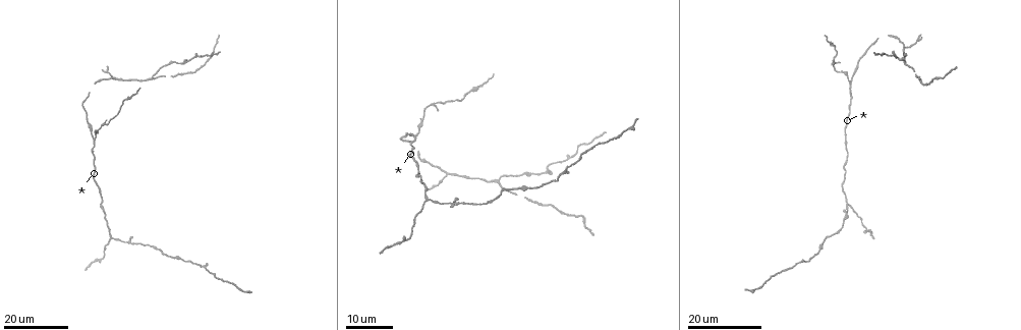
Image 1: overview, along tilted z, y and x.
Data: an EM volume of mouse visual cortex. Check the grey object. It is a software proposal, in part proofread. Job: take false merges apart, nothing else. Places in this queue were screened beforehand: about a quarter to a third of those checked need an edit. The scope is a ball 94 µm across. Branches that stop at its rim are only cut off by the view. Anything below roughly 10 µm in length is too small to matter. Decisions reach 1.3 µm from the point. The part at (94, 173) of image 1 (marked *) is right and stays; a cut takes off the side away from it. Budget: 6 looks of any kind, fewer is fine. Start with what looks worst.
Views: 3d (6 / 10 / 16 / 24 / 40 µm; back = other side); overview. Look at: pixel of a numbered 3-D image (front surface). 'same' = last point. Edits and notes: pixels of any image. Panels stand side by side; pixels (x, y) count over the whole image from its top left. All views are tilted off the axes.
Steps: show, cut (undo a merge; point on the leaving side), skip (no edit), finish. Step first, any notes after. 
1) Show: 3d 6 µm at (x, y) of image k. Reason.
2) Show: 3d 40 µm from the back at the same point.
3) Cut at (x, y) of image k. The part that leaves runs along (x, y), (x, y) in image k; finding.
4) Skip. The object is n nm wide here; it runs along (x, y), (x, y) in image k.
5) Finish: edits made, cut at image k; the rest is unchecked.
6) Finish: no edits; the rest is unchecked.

Show: 3d 24 µm at (413, 134) of image 1. Three arms meet.

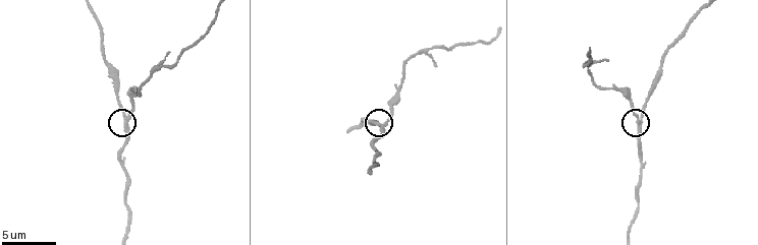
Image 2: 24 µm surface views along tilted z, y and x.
Show: 3d 10 µm at (126, 119) of image 2.

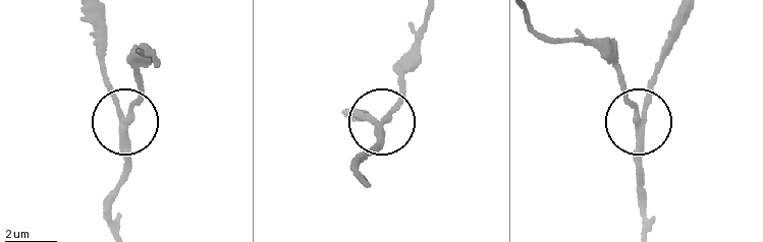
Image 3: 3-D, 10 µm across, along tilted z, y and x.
Show: 3d 6 µm at (126, 114) of image 3.

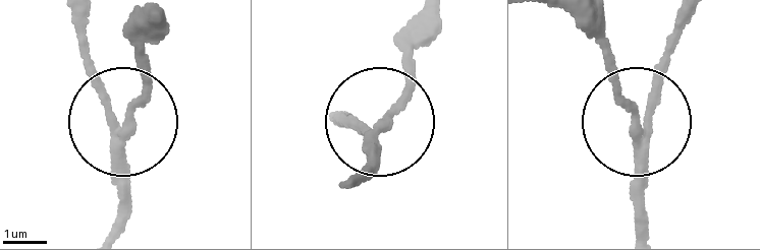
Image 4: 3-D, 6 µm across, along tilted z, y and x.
Cut at (144, 97) of image 4. The part that leaves runs along (120, 148), (148, 26) in image 4; two cells meet here.

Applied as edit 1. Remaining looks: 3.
Show: overview.

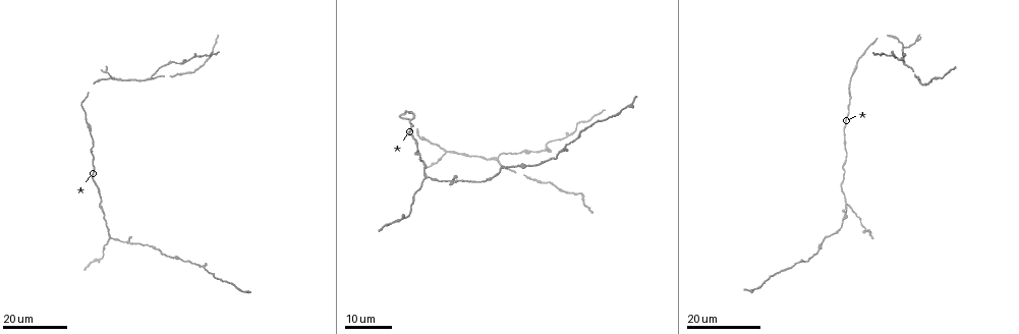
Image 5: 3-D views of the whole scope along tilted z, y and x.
Show: 3d 24 µm at (428, 177) of image 5. Three arms meet.

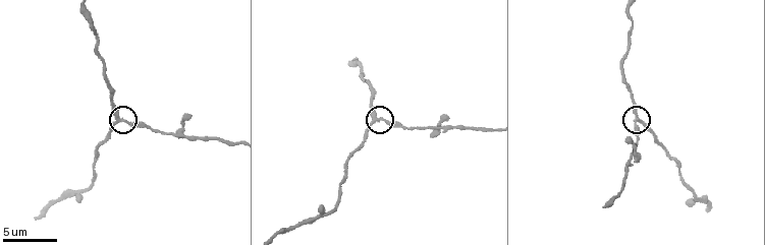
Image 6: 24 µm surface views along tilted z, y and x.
Show: 3d 10 µm at (375, 118) of image 6. Zoom in.

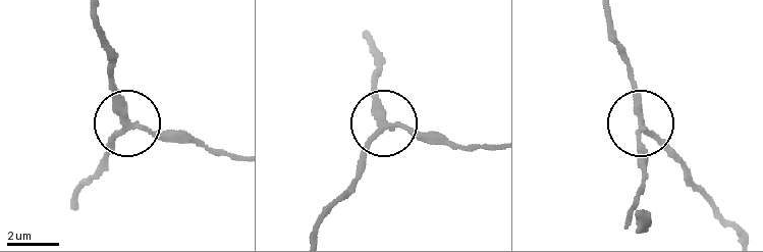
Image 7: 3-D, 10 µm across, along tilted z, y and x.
Skip. 3 arms meet here; it runs along (93, 12), (128, 127), (107, 147) in image 7; one cell here.

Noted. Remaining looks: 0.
Finish: edits made, cut at image 4; the rest is unchecked.

